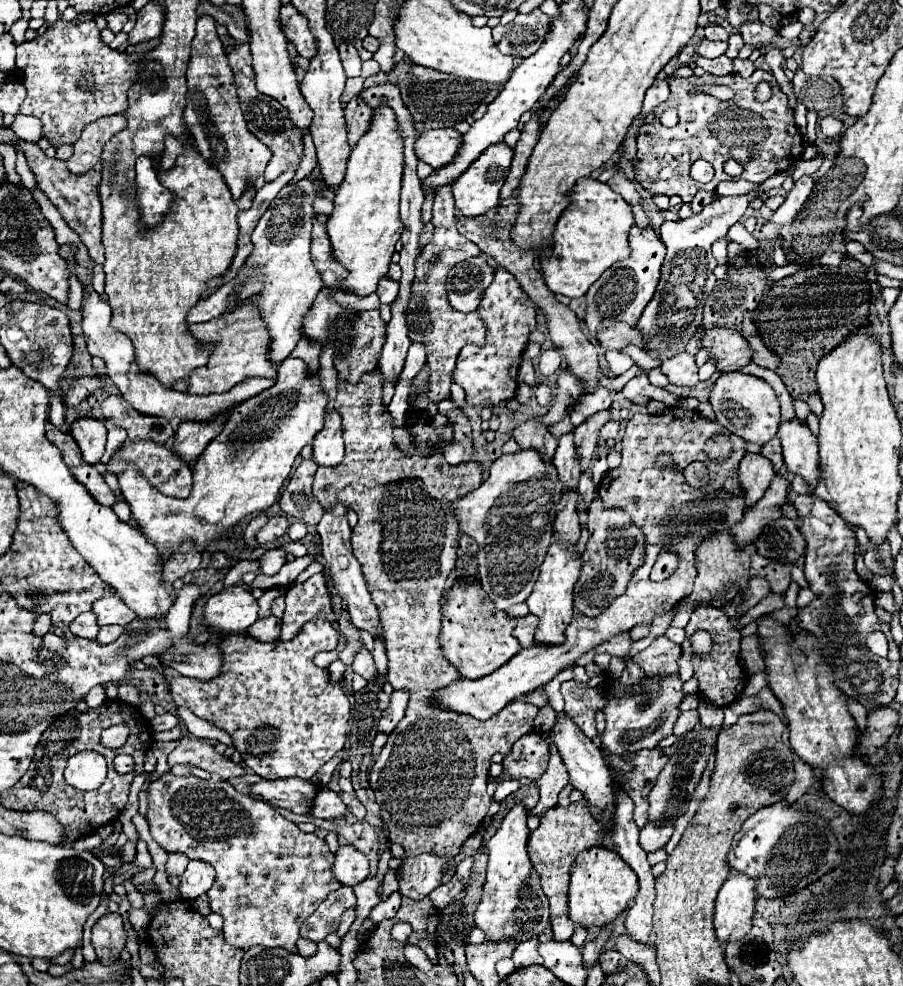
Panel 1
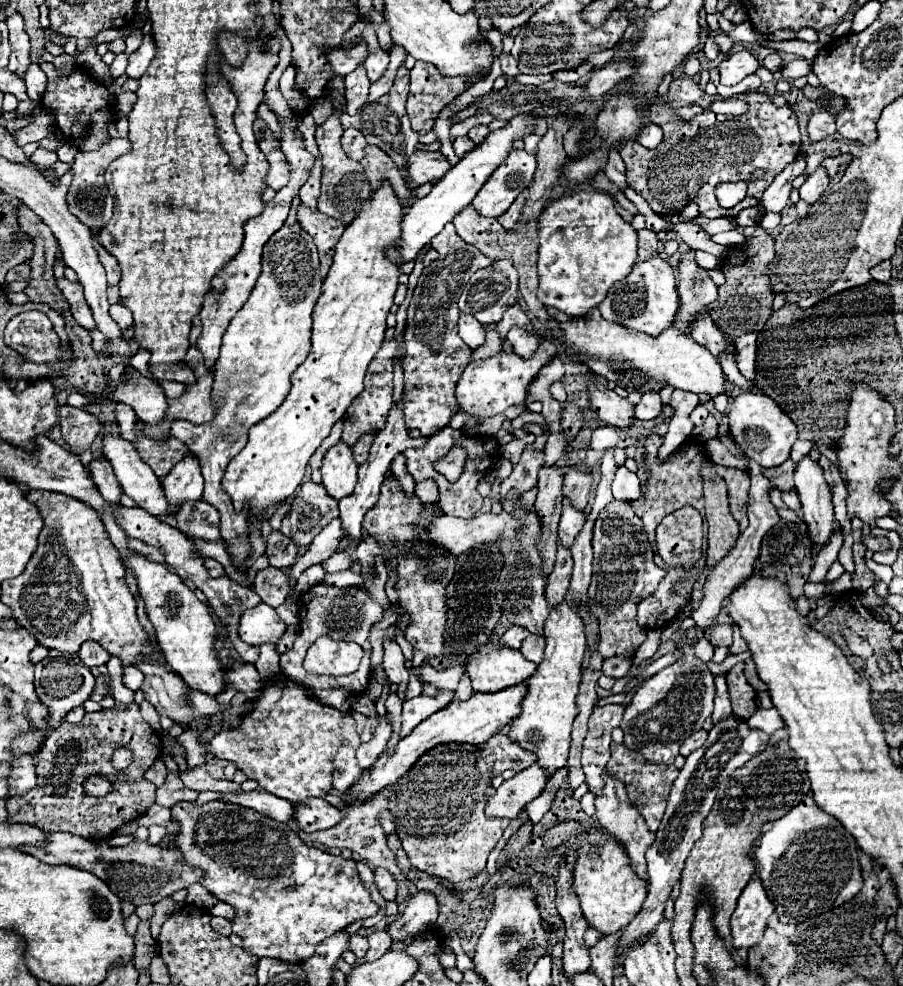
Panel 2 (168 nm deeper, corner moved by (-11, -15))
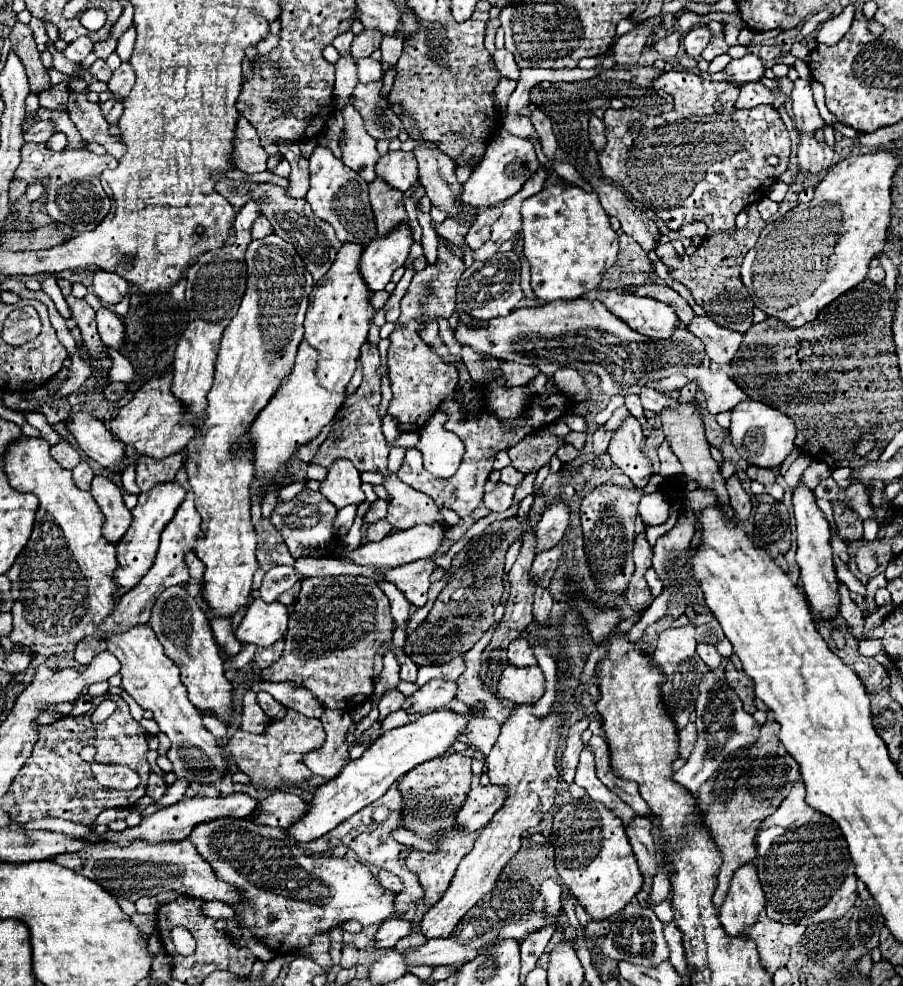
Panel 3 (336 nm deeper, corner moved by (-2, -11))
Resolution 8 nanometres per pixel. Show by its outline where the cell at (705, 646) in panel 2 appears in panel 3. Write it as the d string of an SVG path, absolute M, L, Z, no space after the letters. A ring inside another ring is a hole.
M697 644L697 654L709 668L719 668L723 662L723 656L715 650L713 644Z

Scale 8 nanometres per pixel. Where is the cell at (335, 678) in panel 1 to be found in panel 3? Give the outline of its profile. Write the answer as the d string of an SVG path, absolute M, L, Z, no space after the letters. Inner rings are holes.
M325 710L321 720L327 732L327 740L319 750L303 756L303 764L307 764L313 774L331 780L349 762L347 730L351 726L351 716L347 710Z

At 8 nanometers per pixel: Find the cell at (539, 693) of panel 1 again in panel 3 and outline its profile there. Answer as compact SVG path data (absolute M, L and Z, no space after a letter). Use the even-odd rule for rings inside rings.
M523 704L513 710L513 716L501 728L499 740L493 746L491 756L487 756L485 764L491 784L505 788L505 802L495 812L491 822L481 830L479 838L475 840L475 848L459 862L459 868L443 898L423 916L419 928L427 940L451 936L469 908L473 908L495 886L507 862L521 848L521 834L537 826L553 806L559 784L555 752L561 736L561 722L561 716L555 712L551 712L545 720L539 720L531 714L531 706Z

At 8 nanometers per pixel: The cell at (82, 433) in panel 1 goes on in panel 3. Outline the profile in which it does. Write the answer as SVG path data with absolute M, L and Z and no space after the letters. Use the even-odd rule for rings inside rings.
M97 476L93 478L93 486L89 492L105 516L103 536L111 544L117 544L125 536L127 528L131 526L131 512L123 504L121 490L109 478Z

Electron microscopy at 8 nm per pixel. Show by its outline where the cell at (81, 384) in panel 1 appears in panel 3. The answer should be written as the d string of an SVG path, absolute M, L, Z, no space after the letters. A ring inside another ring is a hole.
M65 440L65 442L59 442L57 446L53 446L51 448L51 456L57 460L57 464L61 466L61 468L65 468L65 470L73 470L77 464L79 464L79 460L81 460L81 456L79 456L79 452Z

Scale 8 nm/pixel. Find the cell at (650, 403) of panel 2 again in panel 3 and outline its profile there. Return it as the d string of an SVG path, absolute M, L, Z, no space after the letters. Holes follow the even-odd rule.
M635 394L627 396L627 398L625 398L625 406L627 406L627 410L631 412L631 416L635 416L635 418L641 418L641 416L643 416L643 406L641 406L641 402L639 402L639 396L635 396Z

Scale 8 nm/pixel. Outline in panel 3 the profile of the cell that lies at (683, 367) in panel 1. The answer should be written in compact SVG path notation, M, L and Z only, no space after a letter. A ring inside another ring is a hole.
M643 386L639 398L641 398L643 408L645 408L645 410L653 410L653 412L661 412L665 406L673 404L673 400L669 400L667 396L663 396L661 392L657 392L657 390L651 388L651 386Z

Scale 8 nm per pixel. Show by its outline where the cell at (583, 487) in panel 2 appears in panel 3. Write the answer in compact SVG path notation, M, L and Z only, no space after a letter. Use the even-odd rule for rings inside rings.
M555 502L549 506L549 510L541 516L537 528L535 528L535 554L553 548L561 538L565 528L569 526L569 506L565 502Z

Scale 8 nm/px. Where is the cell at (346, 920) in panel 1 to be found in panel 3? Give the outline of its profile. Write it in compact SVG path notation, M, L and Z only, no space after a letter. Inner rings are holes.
M353 944L343 946L343 956L341 956L341 968L353 968L359 964L359 950Z

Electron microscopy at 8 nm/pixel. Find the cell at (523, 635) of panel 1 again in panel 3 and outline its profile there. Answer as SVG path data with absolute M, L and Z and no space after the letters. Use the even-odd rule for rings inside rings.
M515 638L509 644L509 664L513 666L535 666L537 660L533 656L533 648L525 638Z

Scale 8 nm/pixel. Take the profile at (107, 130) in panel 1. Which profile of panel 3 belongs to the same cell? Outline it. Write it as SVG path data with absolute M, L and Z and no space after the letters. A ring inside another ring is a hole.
M27 142L21 150L21 164L15 172L17 180L23 180L27 184L33 184L35 180L47 180L47 202L45 210L55 222L63 222L71 226L77 232L87 232L91 228L97 228L101 220L109 212L109 196L101 188L99 176L105 168L115 168L117 160L111 154L97 156L89 150L63 150L63 152L51 152L45 144L33 144Z

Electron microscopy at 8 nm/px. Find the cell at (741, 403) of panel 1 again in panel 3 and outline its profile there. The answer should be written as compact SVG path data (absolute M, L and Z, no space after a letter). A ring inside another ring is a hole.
M747 400L733 408L729 434L731 434L733 446L737 448L739 456L747 464L759 466L759 468L779 468L793 450L795 422L771 406L765 406L755 400Z

